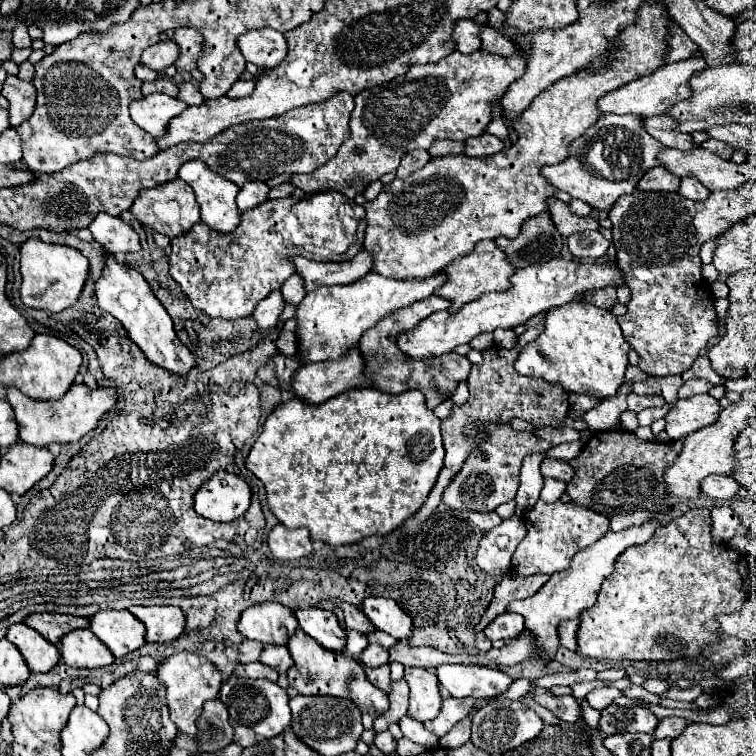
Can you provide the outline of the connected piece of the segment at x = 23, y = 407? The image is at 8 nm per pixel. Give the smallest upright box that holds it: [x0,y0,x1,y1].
[7,385,117,447]

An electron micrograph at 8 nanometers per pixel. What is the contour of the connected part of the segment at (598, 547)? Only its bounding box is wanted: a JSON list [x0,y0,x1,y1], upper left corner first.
[509,519,665,655]

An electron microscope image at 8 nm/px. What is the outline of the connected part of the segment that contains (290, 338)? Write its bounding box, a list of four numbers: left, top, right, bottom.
[277,319,299,357]

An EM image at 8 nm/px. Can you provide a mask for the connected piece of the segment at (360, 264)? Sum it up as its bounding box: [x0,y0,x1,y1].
[295,251,373,289]

